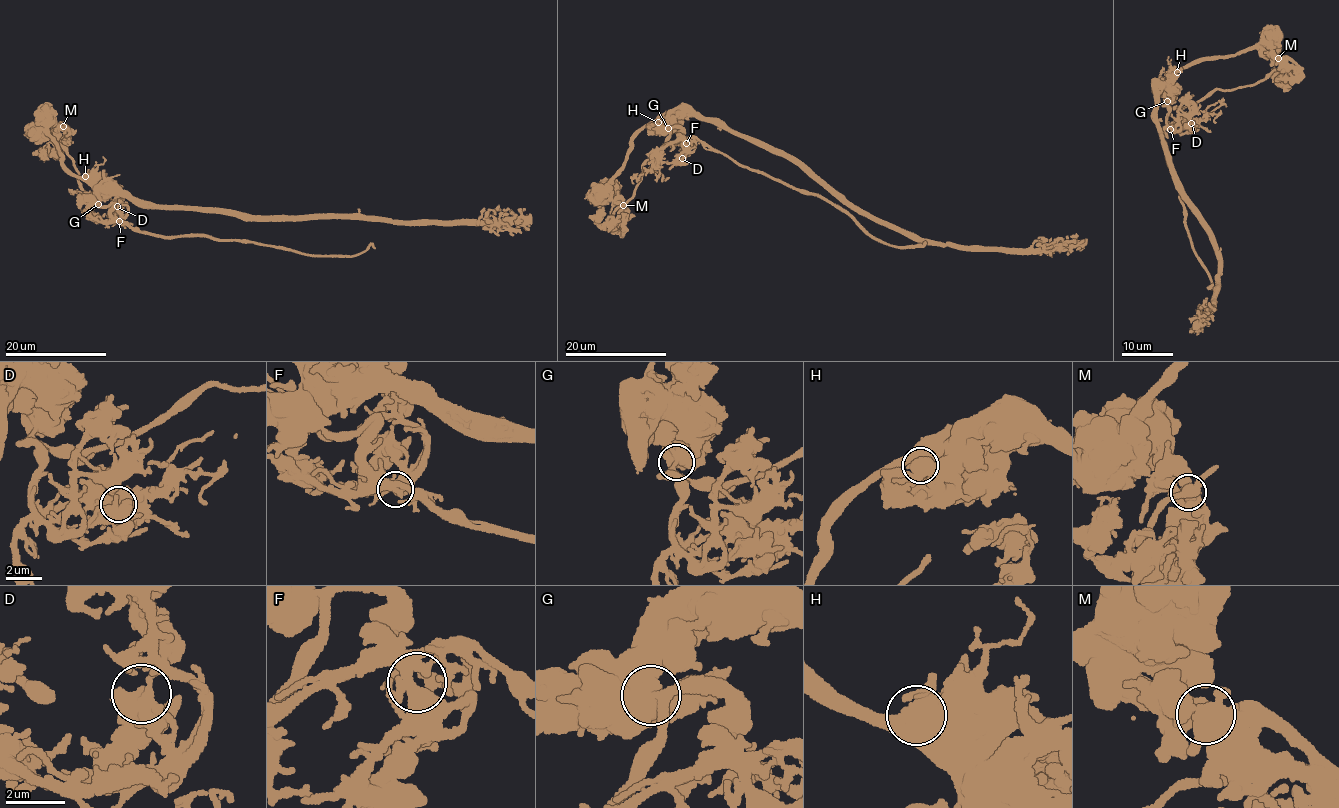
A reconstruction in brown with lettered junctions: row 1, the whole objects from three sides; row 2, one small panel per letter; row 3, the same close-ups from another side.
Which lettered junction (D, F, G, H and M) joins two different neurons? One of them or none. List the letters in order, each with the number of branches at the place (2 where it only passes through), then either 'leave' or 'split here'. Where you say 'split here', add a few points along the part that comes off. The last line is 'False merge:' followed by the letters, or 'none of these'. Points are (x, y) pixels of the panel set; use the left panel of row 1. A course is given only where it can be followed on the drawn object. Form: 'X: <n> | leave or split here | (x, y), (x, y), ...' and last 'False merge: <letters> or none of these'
D: 4 | leave
F: 4 | leave
G: 4 | split here | (98, 204), (110, 204), (111, 215), (132, 227), (165, 237), (193, 234), (309, 255), (355, 256), (375, 248)
H: 3 | leave
M: 3 | leave
False merge: G

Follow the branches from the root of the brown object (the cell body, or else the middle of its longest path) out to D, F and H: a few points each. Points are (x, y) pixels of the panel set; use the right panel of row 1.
D: (1159, 83), (1162, 90), (1169, 93), (1165, 106), (1168, 111), (1167, 122), (1170, 128), (1182, 130), (1191, 123)
F: (1159, 83), (1162, 90), (1169, 93), (1165, 106), (1168, 111), (1166, 124), (1170, 129)
H: (1159, 83), (1166, 85), (1177, 72)

